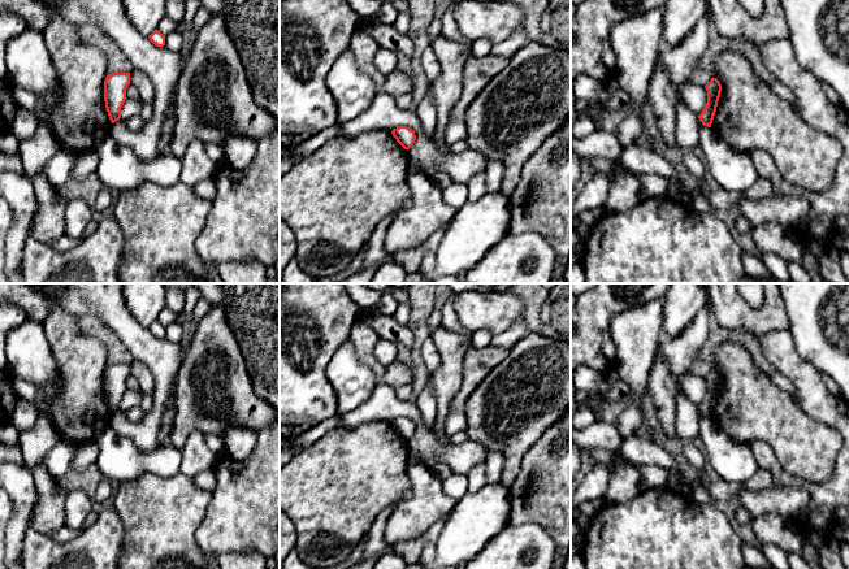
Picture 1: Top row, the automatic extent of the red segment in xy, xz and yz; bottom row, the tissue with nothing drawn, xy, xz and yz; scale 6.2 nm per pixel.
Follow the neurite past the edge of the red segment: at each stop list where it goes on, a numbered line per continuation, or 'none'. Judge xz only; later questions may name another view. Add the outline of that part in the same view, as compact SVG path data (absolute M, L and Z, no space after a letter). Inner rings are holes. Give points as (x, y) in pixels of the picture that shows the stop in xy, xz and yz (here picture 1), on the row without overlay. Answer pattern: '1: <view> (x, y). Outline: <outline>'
none

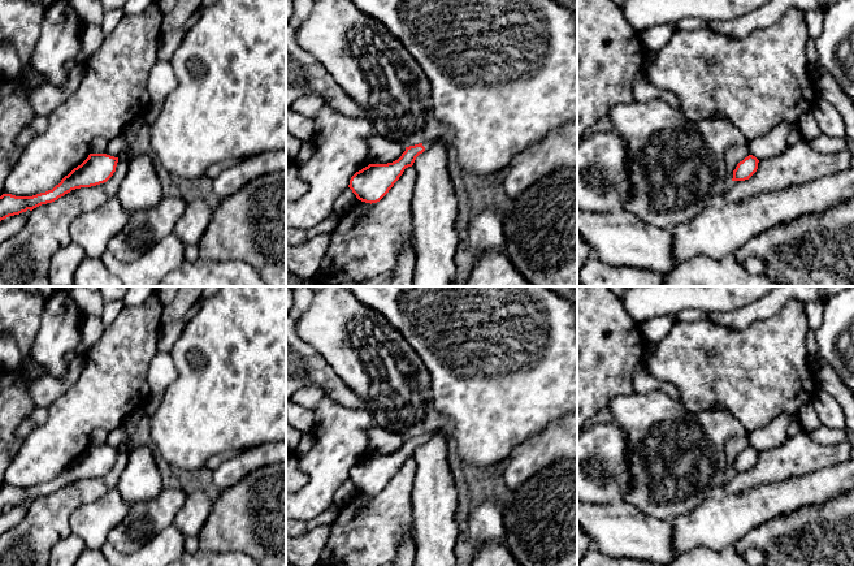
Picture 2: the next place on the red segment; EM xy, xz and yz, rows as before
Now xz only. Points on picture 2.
1: xz (503, 359). Outline: M347 286L354 295L365 306L380 312L387 321L390 321L404 337L408 345L420 355L432 377L432 393L434 398L434 407L445 418L452 419L456 427L452 432L437 428L432 432L424 433L422 437L429 440L434 433L445 433L448 440L455 442L456 454L463 465L474 467L491 467L495 463L506 459L508 454L523 441L530 436L543 431L549 424L560 420L562 418L577 411L577 302L571 302L551 291L547 286Z

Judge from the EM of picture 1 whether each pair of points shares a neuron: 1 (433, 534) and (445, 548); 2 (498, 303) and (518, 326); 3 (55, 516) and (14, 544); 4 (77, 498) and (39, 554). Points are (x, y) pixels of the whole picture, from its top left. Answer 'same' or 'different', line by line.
1: different
2: different
3: different
4: different

